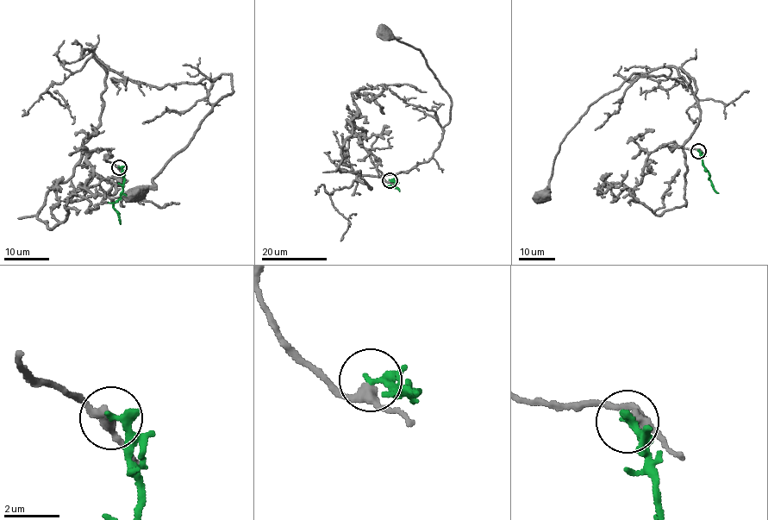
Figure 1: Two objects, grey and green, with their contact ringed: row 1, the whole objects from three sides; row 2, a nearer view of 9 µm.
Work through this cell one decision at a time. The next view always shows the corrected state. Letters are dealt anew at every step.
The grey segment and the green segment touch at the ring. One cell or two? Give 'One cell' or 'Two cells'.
Two cells

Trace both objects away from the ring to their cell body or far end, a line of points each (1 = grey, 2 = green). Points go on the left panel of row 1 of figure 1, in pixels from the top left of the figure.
1: (119, 167), (96, 147), (65, 218), (37, 217), (100, 122), (95, 56), (162, 88), (231, 75), (134, 195)
2: (119, 167), (123, 186), (121, 197), (114, 208), (120, 223)

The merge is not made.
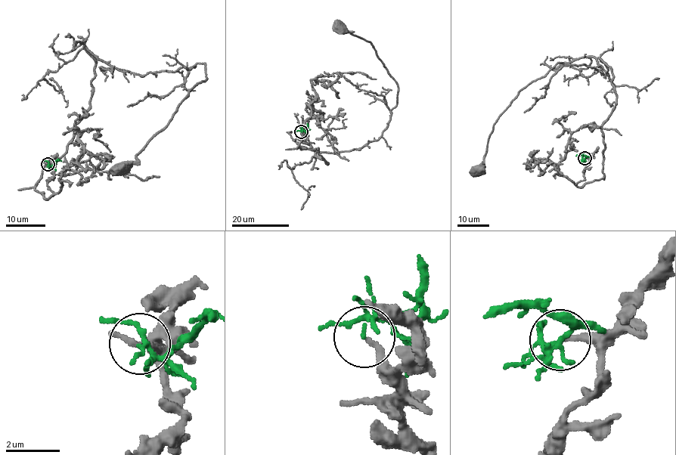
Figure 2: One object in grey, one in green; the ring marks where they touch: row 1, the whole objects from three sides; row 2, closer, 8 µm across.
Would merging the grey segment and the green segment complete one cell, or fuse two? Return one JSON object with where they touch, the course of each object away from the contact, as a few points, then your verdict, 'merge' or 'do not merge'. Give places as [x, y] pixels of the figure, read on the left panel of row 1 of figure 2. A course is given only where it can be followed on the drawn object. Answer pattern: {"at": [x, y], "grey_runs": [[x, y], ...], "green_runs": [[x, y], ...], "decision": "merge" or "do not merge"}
{"at": [48, 164], "grey_runs": [[48, 163], [48, 198], [35, 184], [90, 105], [85, 47], [144, 75], [205, 64], [206, 79], [120, 169]], "green_runs": [[48, 165], [52, 165], [57, 161]], "decision": "do not merge"}

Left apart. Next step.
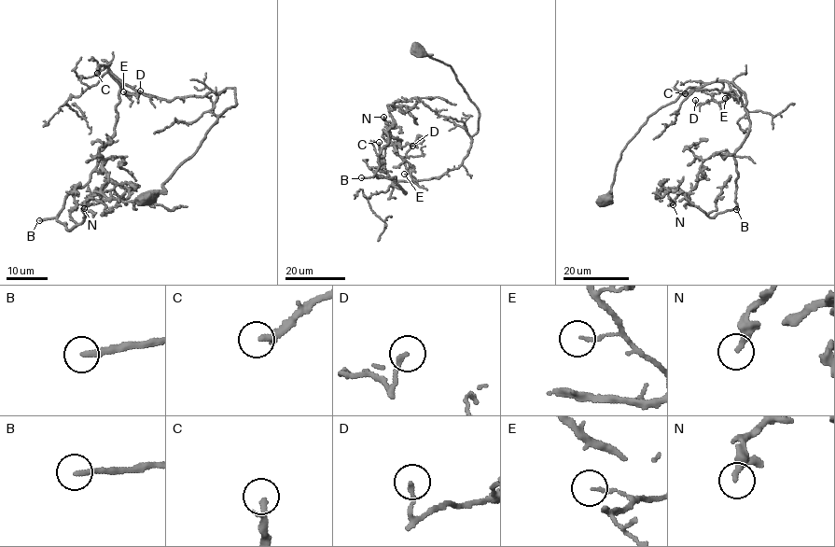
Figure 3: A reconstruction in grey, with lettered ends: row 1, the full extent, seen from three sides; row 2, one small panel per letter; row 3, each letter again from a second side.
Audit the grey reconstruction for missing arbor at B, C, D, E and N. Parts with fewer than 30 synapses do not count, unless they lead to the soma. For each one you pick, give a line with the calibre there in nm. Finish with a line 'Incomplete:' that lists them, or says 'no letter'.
B: Thickness 220 nm
C: Thickness 240 nm
Incomplete: B, C

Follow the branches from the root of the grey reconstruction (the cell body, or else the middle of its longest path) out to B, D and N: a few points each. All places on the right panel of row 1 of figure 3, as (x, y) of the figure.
B: (606, 200), (620, 152), (650, 116), (691, 87), (733, 98), (731, 83), (749, 122), (734, 155), (736, 209)
D: (606, 200), (620, 152), (650, 116), (691, 87), (735, 97), (697, 105), (695, 100)
N: (606, 200), (650, 116), (691, 87), (733, 98), (731, 83), (749, 122), (736, 206), (673, 204)

